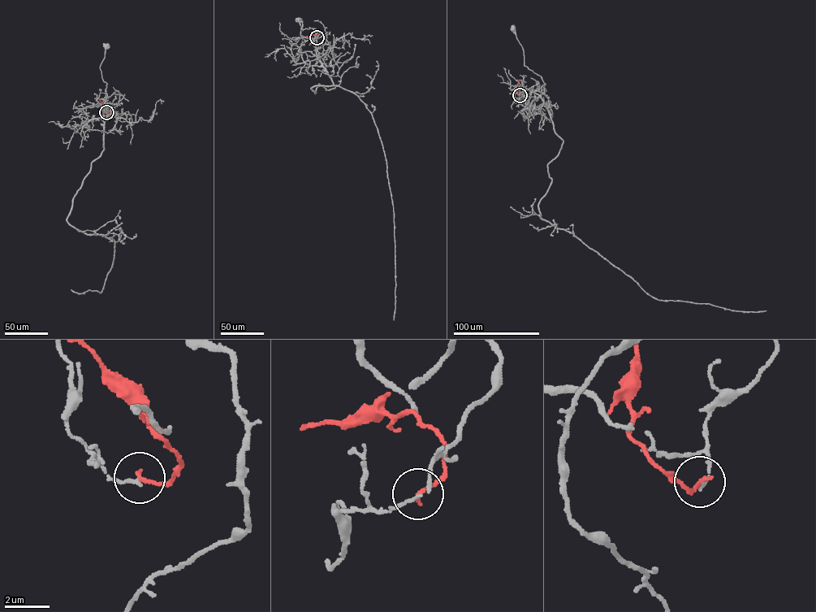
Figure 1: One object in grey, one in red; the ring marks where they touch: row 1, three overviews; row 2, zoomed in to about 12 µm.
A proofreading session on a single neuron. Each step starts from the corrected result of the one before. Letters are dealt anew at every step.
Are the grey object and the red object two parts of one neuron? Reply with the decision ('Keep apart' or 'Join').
Keep apart

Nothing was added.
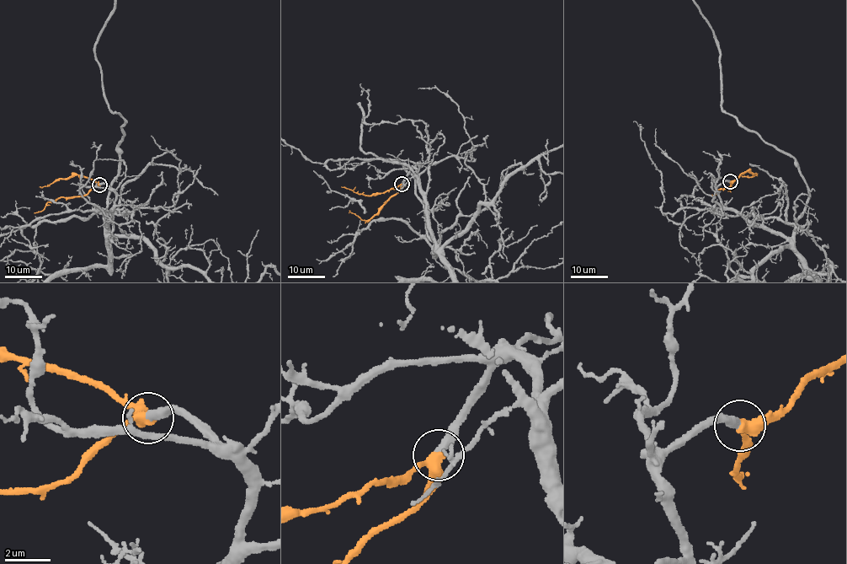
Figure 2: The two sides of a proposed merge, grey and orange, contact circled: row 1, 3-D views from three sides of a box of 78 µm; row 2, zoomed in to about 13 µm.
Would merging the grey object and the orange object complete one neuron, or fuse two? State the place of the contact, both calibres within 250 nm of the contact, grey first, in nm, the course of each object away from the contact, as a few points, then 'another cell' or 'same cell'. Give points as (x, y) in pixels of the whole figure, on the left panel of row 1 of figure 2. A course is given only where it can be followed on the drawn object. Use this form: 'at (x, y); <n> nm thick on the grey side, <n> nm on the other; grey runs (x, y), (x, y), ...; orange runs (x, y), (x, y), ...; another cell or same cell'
at (99, 185); 360 nm thick on the grey side, 400 nm on the other; grey runs (99, 184), (115, 195), (106, 228), (125, 120), (109, 109), (95, 47), (114, 8); orange runs (99, 184), (78, 197), (58, 197), (48, 202), (42, 211), (34, 212); same cell

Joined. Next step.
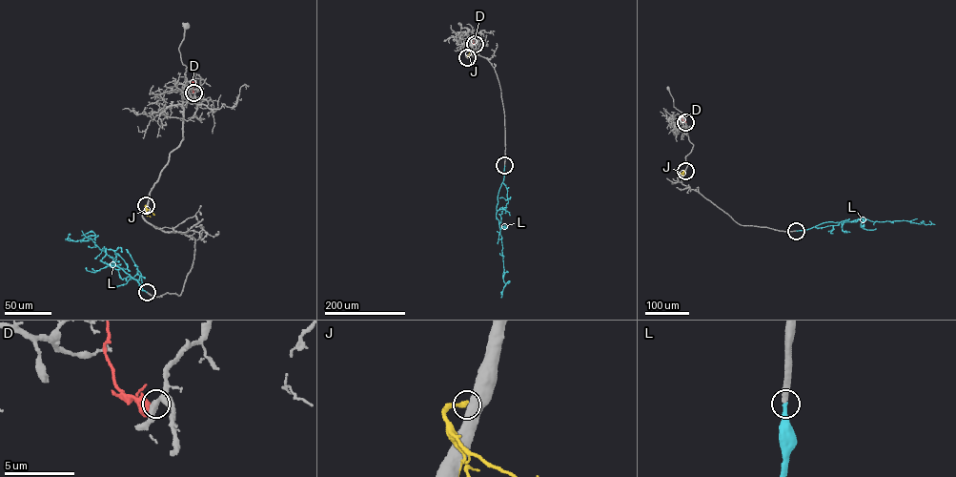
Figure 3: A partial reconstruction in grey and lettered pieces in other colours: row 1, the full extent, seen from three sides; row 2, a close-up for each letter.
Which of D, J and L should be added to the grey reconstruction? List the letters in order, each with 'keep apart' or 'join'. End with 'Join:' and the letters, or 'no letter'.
D: keep apart
J: keep apart
L: join
Join: L

